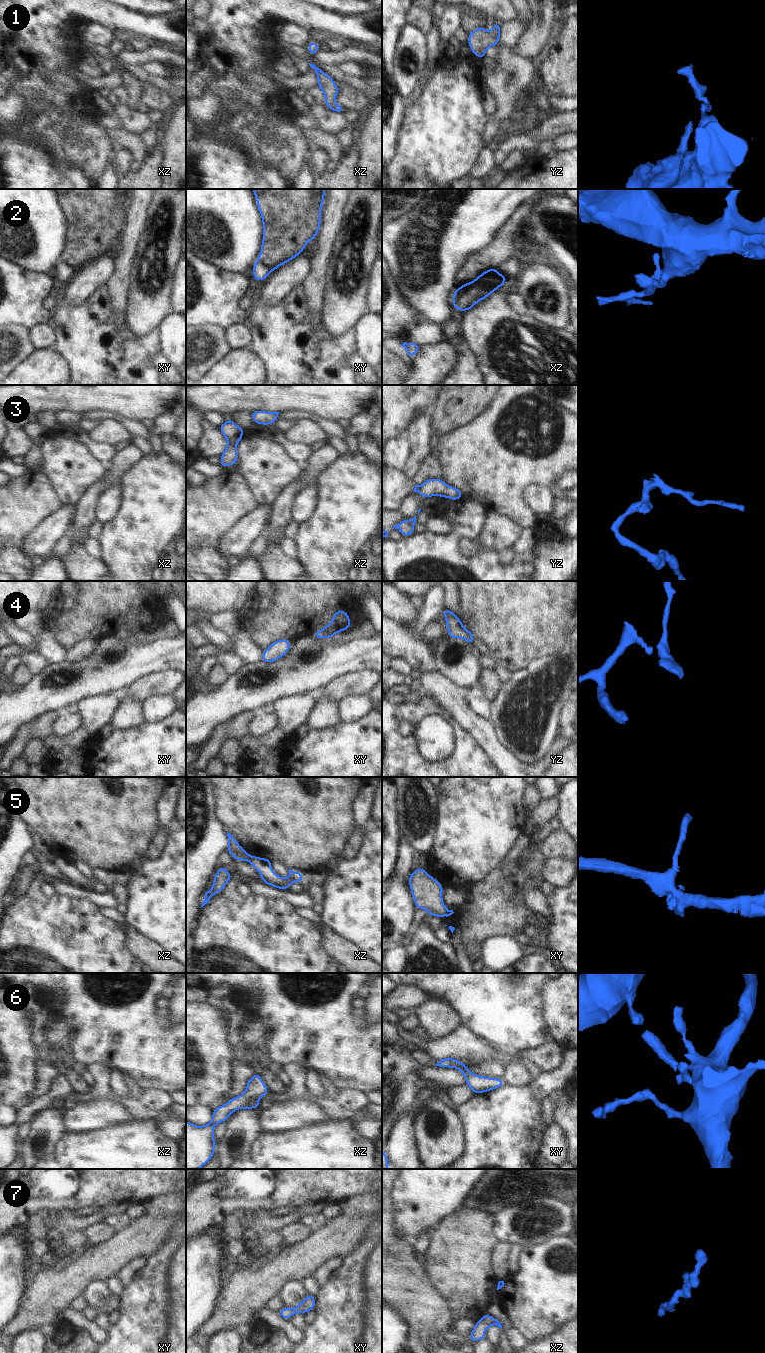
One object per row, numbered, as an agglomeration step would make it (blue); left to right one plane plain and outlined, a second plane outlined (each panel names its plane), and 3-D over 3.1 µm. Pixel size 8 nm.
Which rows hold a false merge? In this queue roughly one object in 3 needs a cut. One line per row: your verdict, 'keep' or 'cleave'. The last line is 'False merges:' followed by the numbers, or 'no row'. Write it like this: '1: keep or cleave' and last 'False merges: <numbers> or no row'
1: keep
2: cleave
3: cleave
4: keep
5: cleave
6: keep
7: keep
False merges: 2, 3, 5

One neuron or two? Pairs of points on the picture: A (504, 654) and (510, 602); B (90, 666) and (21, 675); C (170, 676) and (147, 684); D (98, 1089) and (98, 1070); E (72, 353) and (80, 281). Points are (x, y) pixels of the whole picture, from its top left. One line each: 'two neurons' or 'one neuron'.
A: one neuron
B: two neurons
C: one neuron
D: one neuron
E: two neurons

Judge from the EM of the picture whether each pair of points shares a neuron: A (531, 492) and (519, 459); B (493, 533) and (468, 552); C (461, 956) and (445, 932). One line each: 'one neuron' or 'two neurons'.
A: two neurons
B: one neuron
C: two neurons

